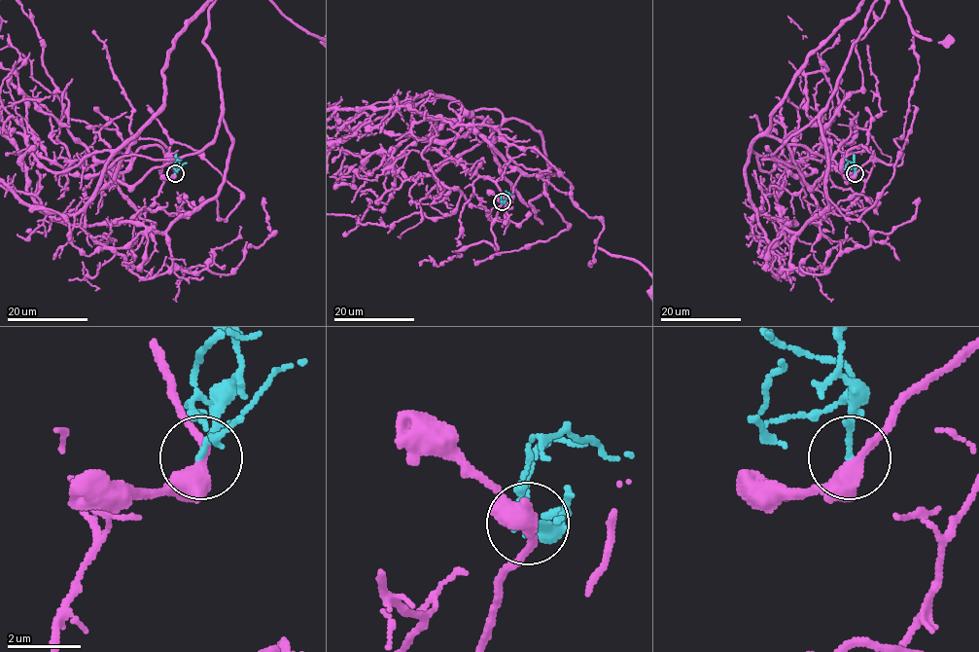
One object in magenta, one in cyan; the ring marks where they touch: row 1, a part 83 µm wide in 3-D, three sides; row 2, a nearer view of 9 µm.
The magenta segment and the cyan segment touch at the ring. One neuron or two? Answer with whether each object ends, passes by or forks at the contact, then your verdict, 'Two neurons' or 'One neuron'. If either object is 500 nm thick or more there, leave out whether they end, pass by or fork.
At the ring magenta passes by. At the ring cyan passes by. Two neurons

